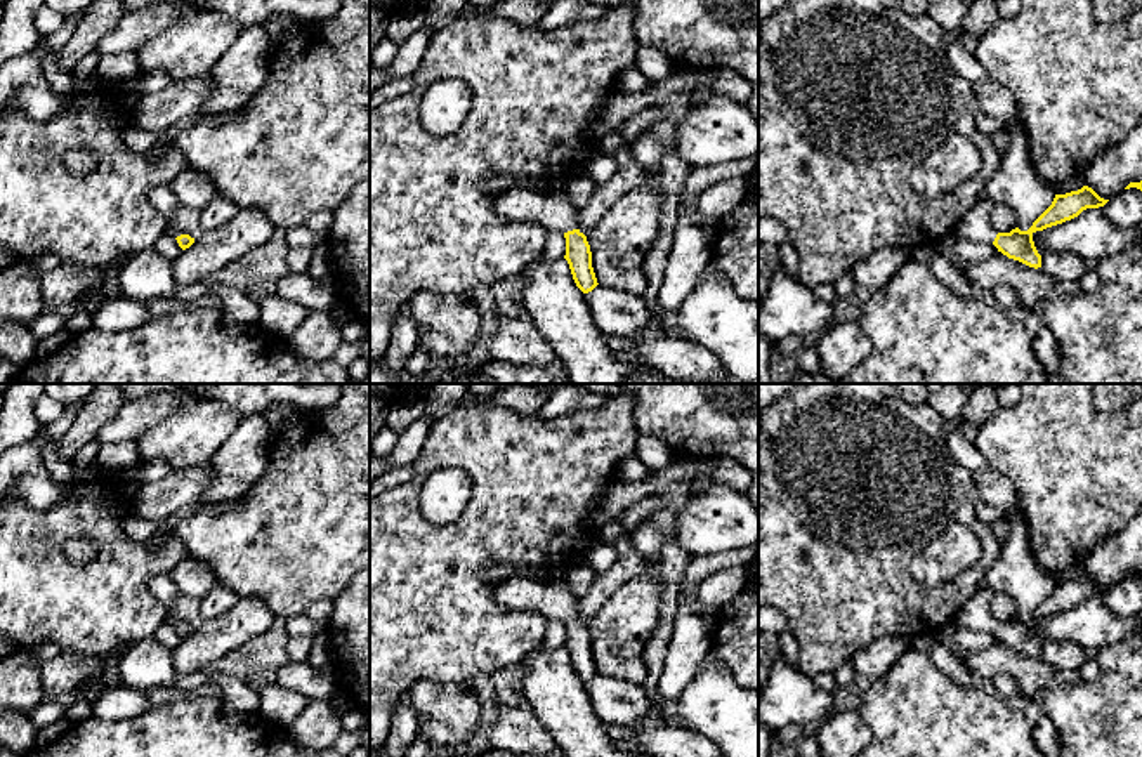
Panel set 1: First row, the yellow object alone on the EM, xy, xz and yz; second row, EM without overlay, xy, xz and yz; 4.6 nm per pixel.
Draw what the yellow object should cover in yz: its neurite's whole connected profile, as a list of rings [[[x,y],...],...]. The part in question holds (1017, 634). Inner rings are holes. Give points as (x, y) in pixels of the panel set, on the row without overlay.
[[[1083,575],[1078,580],[1055,583],[1052,594],[1033,611],[1027,620],[1019,616],[1010,622],[998,622],[993,616],[991,602],[996,597],[991,590],[979,590],[955,616],[955,622],[968,630],[993,632],[998,641],[1008,648],[1019,649],[1029,656],[1041,656],[1033,623],[1047,616],[1062,613],[1078,606],[1086,597],[1104,596],[1109,589],[1100,587],[1092,576]]]

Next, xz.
[[[510,576],[496,583],[495,599],[507,609],[533,609],[547,620],[562,622],[566,644],[576,675],[588,682],[599,672],[592,656],[592,641],[587,625],[578,618],[578,601],[566,580],[541,583],[524,576]]]

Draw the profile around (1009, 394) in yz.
[[[1005,384],[998,389],[998,403],[1001,406],[1014,406],[1021,399],[1021,384]]]

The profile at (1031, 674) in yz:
[[[1001,641],[986,649],[968,653],[963,663],[991,681],[1000,674],[1010,675],[1024,694],[1048,691],[1055,672],[1043,656],[1029,656],[1019,649],[1008,648]]]

